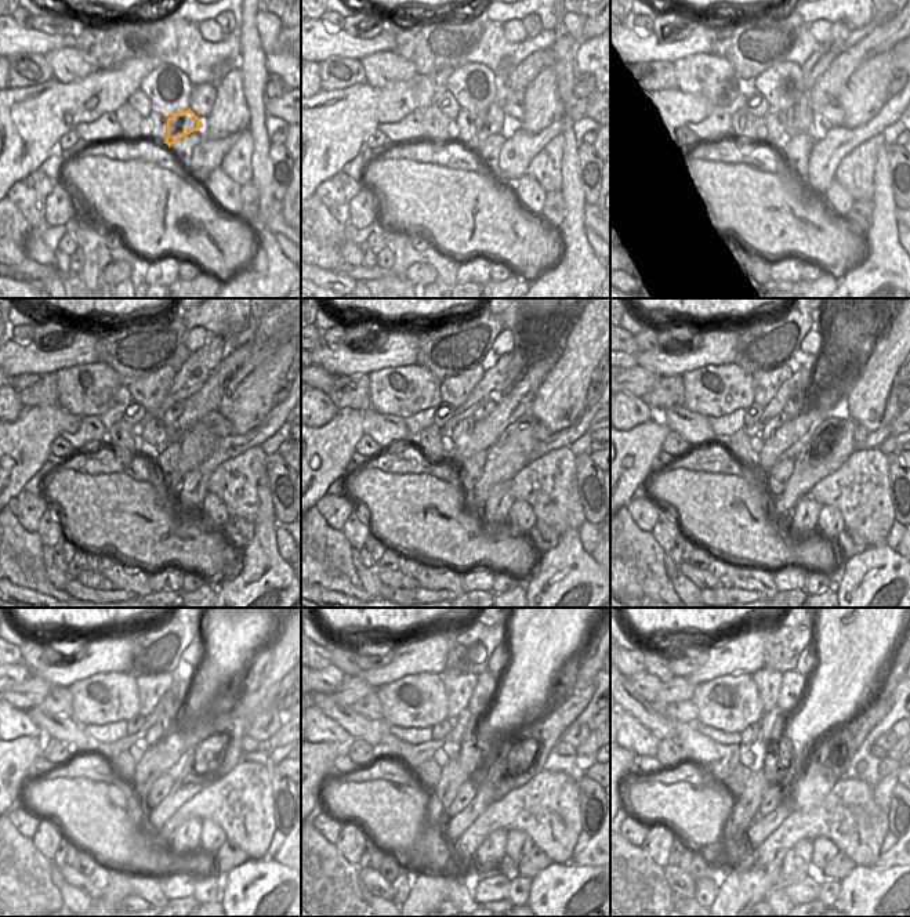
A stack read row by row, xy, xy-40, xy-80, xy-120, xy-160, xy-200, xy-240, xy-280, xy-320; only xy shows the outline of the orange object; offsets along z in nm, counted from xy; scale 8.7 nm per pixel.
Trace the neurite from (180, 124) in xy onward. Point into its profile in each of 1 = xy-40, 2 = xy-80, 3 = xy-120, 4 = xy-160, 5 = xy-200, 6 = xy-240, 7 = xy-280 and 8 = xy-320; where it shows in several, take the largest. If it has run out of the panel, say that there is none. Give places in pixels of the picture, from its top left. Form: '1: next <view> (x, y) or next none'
1: next xy-40 (492, 120)
2: next xy-80 (798, 119)
3: next xy-120 (170, 416)
4: next xy-160 (488, 406)
5: next xy-200 (794, 408)
6: next xy-240 (171, 699)
7: next xy-280 (481, 700)
8: next xy-320 (793, 687)

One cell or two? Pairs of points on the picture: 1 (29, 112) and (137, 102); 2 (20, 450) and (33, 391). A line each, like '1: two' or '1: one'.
1: two
2: two

